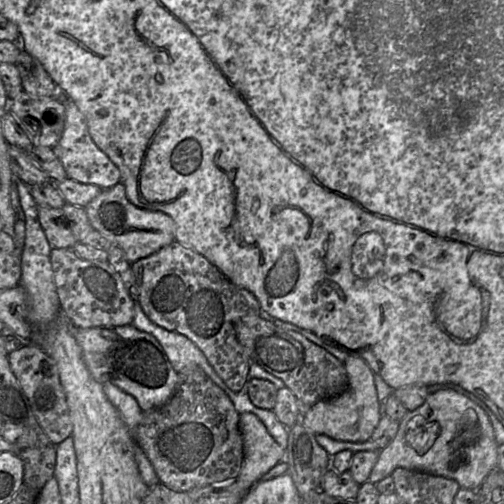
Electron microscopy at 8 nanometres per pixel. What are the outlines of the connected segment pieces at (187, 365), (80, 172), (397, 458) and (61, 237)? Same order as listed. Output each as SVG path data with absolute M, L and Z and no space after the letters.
M135 302L134 319L131 325L156 338L177 373L181 373L183 370L201 369L221 389L226 389L220 378L214 374L199 348L187 337L168 331L150 321L143 312L139 302Z
M59 88L57 90L59 96L63 97L65 103L66 117L62 136L53 149L64 168L67 177L83 184L96 185L102 190L113 188L121 183L121 173L119 168L91 138L84 114L74 102L67 99L65 96L62 96L62 92Z
M442 389L428 395L420 407L408 411L399 421L396 436L380 450L368 482L376 484L390 476L396 468L405 468L452 479L460 485L460 488L476 490L489 473L497 470L498 446L487 412L466 395L454 390Z
M37 206L38 219L53 249L72 249L78 240L73 235L63 210Z

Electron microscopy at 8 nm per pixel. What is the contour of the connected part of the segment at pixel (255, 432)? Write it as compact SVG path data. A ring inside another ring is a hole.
M253 413L240 414L238 428L243 440L244 459L237 479L250 489L277 463L284 460L283 449Z

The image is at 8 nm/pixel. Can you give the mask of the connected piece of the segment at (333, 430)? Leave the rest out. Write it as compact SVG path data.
M325 347L343 361L348 377L348 387L340 395L315 403L304 415L301 425L315 434L325 434L339 441L365 442L383 416L382 403L377 397L374 372L361 358L350 356L332 347Z

